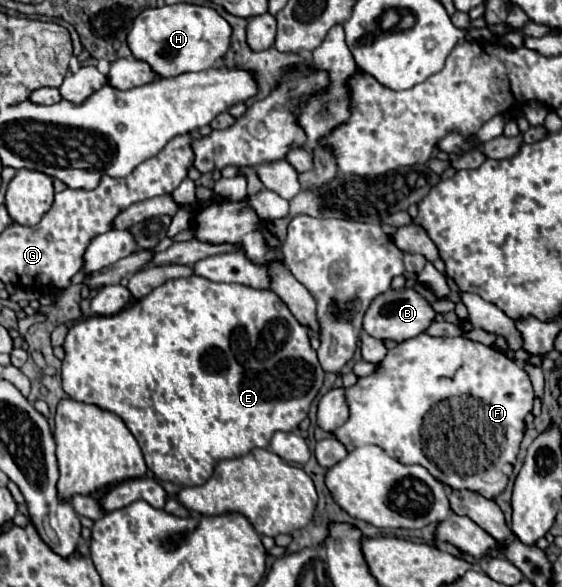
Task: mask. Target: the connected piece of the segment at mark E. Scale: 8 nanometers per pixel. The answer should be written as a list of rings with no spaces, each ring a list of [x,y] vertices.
[[[197,275],[171,279],[117,315],[77,321],[69,327],[63,349],[65,393],[117,413],[137,439],[155,477],[183,487],[205,483],[221,459],[243,457],[255,447],[267,449],[275,431],[297,429],[325,375],[309,345],[307,327],[297,323],[273,291],[215,283]]]

